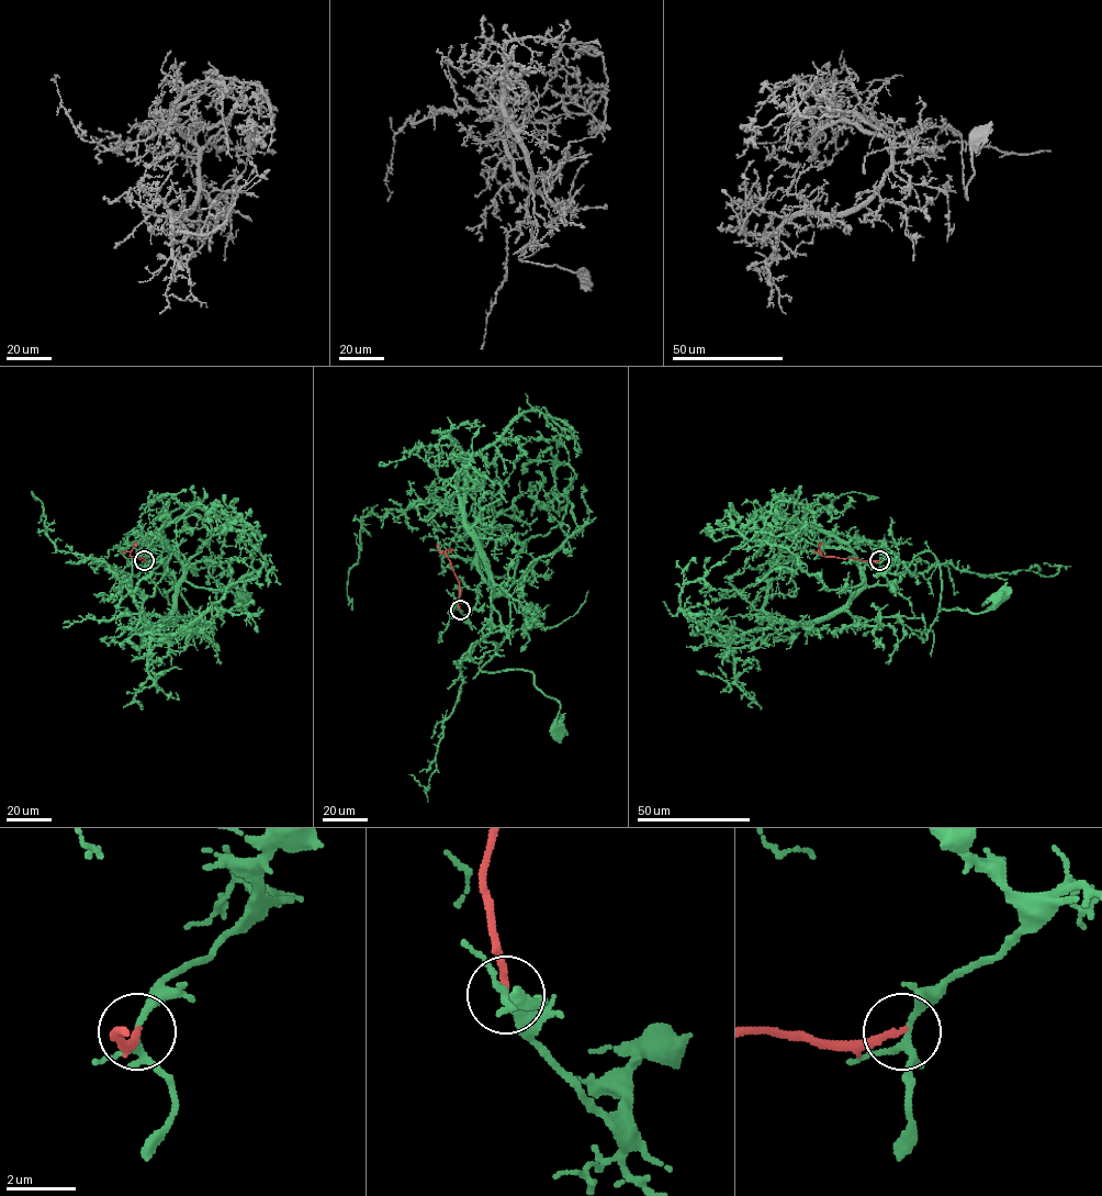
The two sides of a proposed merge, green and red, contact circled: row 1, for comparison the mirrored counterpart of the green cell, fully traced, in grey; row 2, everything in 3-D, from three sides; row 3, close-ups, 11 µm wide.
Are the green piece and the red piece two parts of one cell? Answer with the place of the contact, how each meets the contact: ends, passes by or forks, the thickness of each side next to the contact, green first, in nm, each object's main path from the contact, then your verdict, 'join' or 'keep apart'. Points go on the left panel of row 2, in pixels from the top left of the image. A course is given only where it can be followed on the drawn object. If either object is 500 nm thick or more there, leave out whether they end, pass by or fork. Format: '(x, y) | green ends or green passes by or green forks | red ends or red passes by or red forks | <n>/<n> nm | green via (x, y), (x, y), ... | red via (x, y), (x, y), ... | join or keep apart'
(144, 560) | green forks | red ends | 180/200 nm | green via (144, 560), (164, 538), (193, 565), (194, 573), (178, 551), (165, 561), (195, 611), (244, 613), (240, 598) | red via (144, 560), (122, 551) | keep apart

